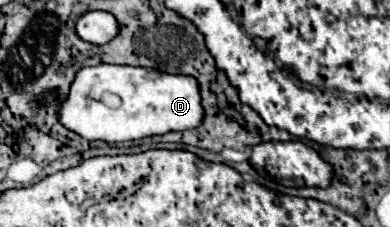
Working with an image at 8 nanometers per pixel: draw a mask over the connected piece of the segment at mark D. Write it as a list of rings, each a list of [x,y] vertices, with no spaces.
[[[98,64],[90,68],[82,68],[70,86],[70,96],[64,100],[60,108],[62,124],[88,138],[88,140],[102,140],[108,144],[118,144],[126,140],[140,140],[154,134],[166,134],[172,130],[190,130],[202,124],[204,108],[200,96],[200,84],[194,76],[184,74],[166,74],[152,68],[142,66],[126,66],[126,64]]]

